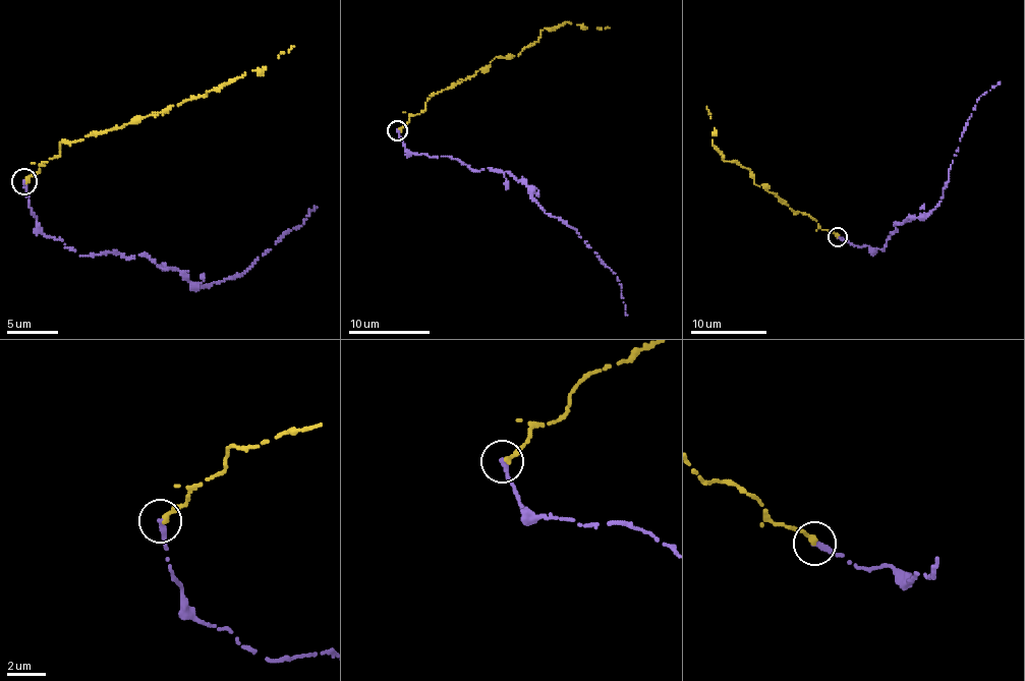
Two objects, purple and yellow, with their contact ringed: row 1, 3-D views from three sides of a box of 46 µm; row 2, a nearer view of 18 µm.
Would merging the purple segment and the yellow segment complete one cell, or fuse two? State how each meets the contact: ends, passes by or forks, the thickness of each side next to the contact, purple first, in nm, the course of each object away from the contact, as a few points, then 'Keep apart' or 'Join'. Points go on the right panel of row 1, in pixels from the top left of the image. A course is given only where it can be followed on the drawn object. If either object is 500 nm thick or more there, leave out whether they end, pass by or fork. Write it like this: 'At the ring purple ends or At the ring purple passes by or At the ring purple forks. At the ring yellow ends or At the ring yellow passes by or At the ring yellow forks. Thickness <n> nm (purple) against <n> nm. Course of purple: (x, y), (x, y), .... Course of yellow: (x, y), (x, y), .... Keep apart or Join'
At the ring purple ends. At the ring yellow ends. Thickness 280 nm (purple) against 280 nm. Course of purple: (837, 236), (885, 250), (894, 224), (927, 215), (941, 199), (979, 98), (1000, 81). Course of yellow: (837, 235), (753, 183), (750, 169), (722, 159), (713, 145), (714, 127), (706, 106). Keep apart

